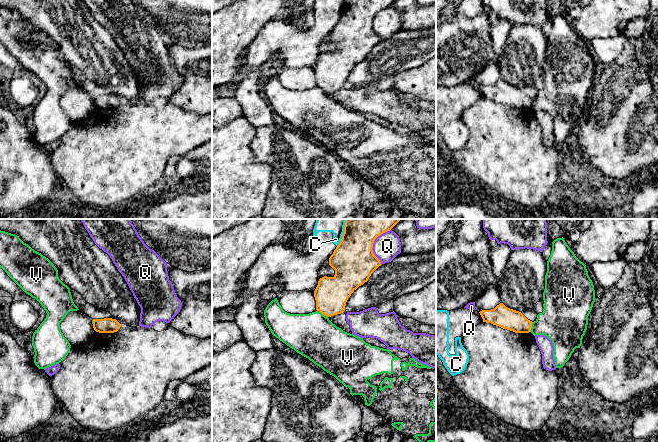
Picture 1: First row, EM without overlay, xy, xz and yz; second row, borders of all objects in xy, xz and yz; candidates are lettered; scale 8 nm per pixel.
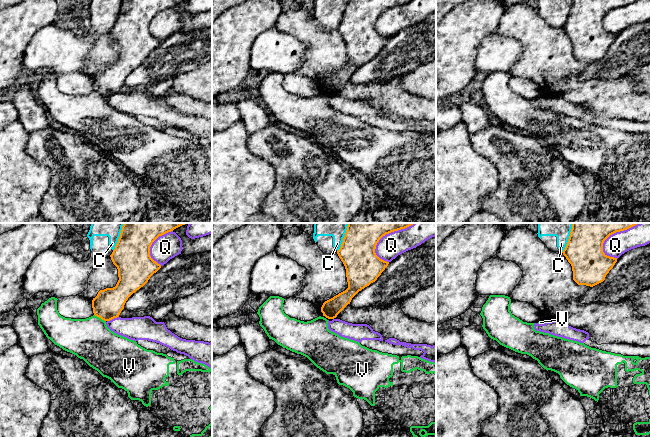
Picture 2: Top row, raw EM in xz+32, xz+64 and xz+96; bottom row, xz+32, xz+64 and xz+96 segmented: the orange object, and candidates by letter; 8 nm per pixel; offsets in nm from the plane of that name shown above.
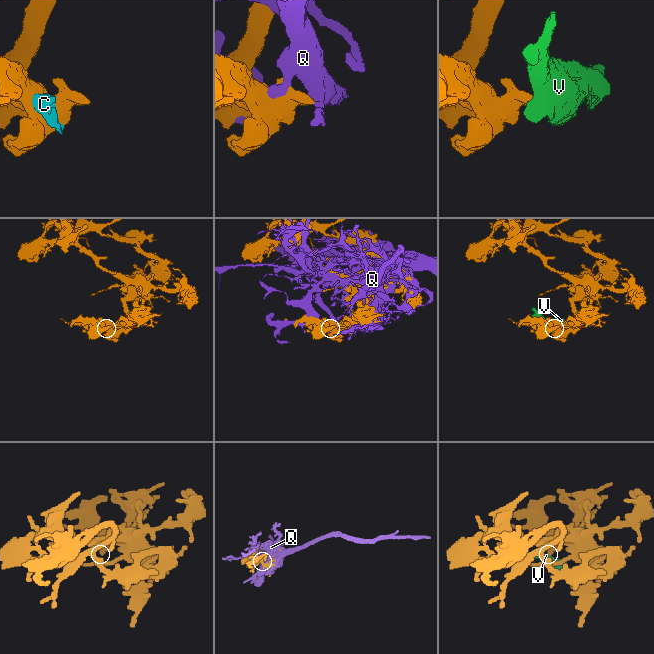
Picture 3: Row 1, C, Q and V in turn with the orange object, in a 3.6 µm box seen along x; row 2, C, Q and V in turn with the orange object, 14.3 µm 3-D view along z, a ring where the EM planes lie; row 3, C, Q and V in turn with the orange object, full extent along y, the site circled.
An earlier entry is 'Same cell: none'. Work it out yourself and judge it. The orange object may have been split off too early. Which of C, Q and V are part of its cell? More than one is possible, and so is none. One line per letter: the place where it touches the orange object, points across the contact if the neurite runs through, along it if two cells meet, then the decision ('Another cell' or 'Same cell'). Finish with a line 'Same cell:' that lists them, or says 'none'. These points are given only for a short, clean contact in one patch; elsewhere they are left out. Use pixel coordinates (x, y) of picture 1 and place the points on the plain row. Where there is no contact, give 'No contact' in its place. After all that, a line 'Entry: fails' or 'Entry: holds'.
C: Touches orange at xz (342, 11). Another cell
Q: Touches orange at xz (372, 20). Another cell
V: Touches orange at xz (322, 89). Boundary: xz (317, 86), (327, 93). Another cell
Same cell: none
Entry: holds

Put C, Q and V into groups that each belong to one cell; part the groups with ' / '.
C / Q / V

